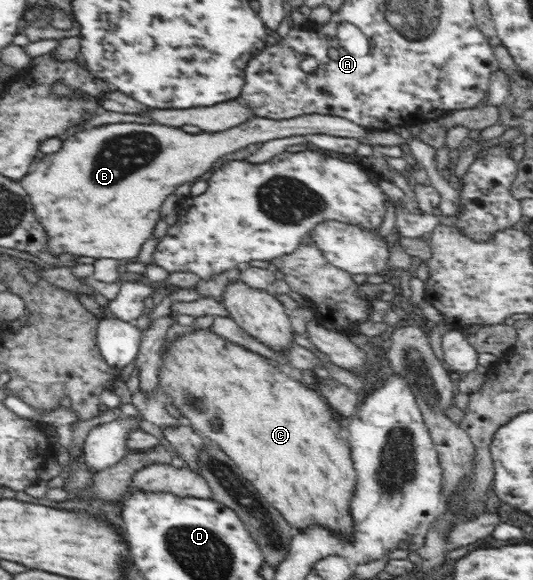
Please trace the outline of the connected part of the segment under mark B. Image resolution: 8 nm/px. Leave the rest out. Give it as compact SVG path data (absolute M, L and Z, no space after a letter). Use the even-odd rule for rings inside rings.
M308 114L290 118L290 120L271 120L257 117L245 124L228 128L222 132L204 132L190 134L181 128L160 126L160 124L104 124L89 130L82 129L72 135L62 137L61 148L52 154L43 154L30 171L20 180L34 209L34 217L40 221L48 233L48 253L57 255L92 256L92 258L116 258L131 260L138 257L142 244L152 236L154 227L161 217L161 206L168 196L186 182L195 182L205 172L211 172L211 166L221 156L240 150L251 144L263 144L274 138L286 136L306 136L306 134L330 134L342 138L356 138L372 146L388 146L397 150L397 146L406 142L394 131L376 131L364 128L354 122L334 116Z

